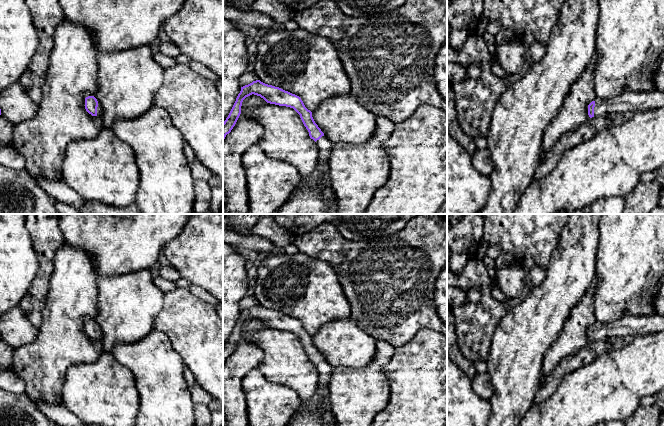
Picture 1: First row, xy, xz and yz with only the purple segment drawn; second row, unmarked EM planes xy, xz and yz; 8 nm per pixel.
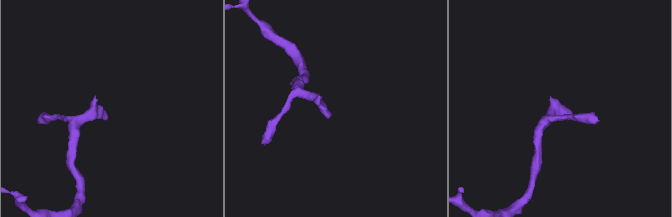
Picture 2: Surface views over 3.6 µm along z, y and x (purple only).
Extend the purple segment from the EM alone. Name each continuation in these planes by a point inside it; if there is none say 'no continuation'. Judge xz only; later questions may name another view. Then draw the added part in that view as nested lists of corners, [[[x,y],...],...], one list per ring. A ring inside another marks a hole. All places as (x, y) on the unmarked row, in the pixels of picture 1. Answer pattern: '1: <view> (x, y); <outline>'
1: xz (324, 369); [[[322,360],[319,364],[316,365],[316,368],[319,374],[317,389],[320,394],[319,405],[322,415],[324,417],[324,425],[336,426],[337,422],[328,397],[328,383],[333,367],[325,360]]]

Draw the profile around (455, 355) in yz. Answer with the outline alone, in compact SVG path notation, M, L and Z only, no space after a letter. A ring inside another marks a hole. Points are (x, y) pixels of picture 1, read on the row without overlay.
M447 301L447 356L457 365L470 379L477 374L475 364L468 360L460 351L459 337L456 333L453 307Z

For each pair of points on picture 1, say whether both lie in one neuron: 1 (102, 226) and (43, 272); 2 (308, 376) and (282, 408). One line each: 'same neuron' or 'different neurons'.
1: different neurons
2: different neurons

